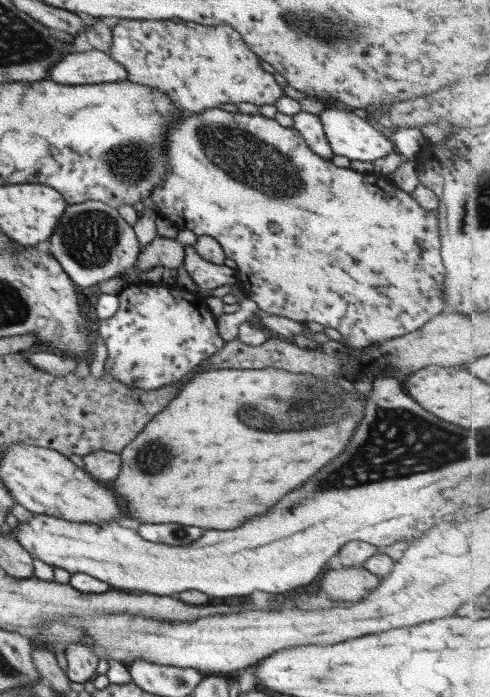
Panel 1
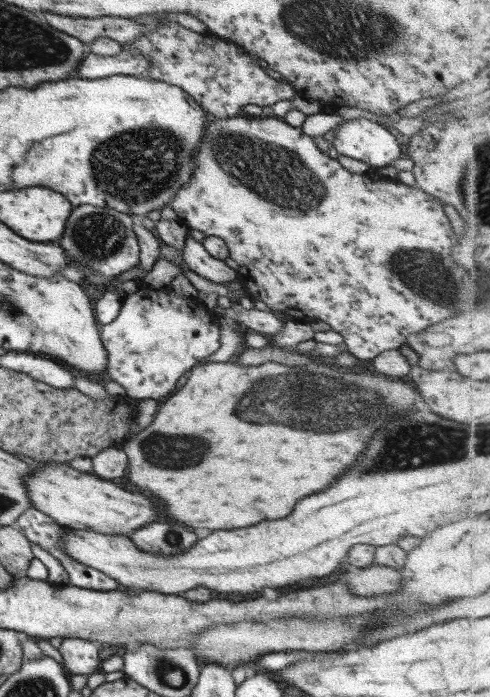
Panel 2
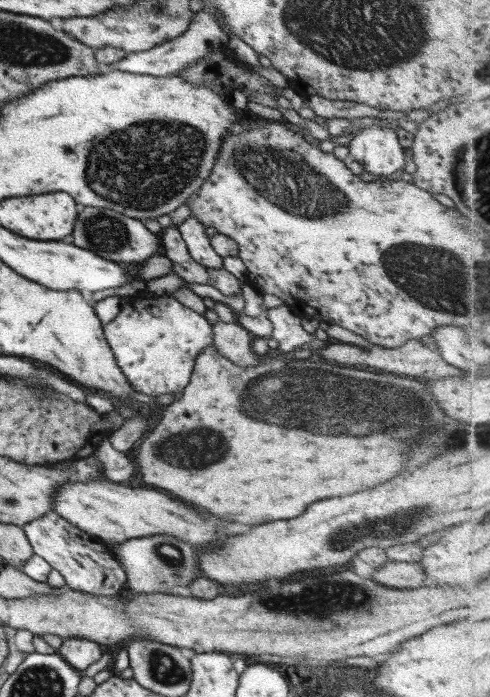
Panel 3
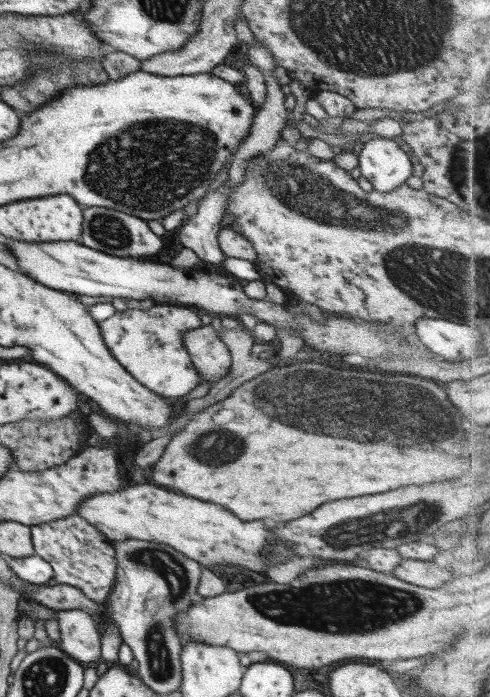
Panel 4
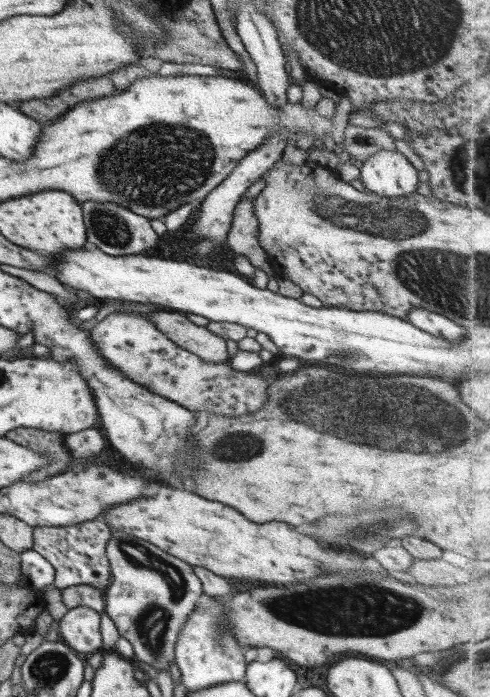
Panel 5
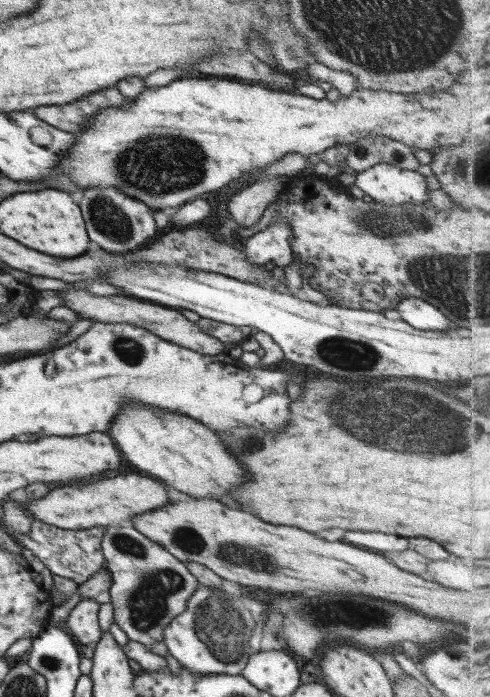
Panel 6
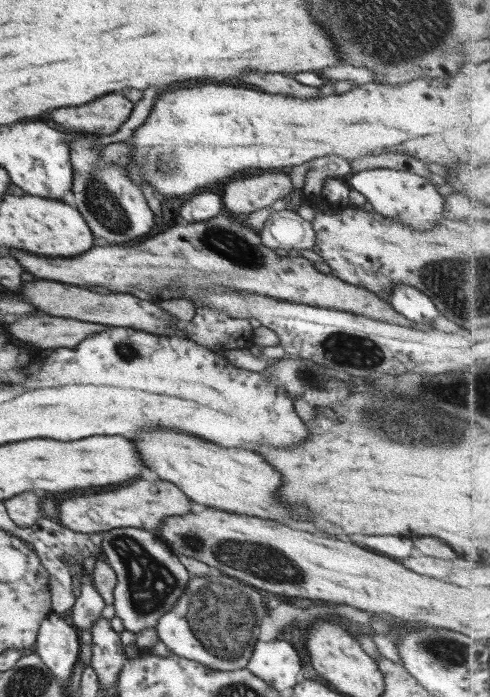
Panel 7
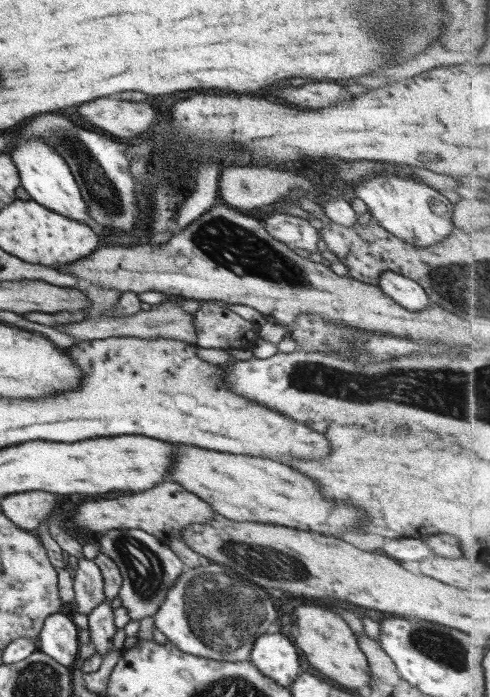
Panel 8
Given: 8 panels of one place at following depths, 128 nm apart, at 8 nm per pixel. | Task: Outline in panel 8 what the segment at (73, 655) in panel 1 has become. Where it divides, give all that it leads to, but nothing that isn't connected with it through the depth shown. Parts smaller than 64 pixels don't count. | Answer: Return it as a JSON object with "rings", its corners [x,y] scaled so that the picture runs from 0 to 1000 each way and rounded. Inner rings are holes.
{"rings":[[[151,803],[155,822],[149,829],[151,862],[159,877],[182,882],[192,871],[212,864],[212,828],[190,803]]]}

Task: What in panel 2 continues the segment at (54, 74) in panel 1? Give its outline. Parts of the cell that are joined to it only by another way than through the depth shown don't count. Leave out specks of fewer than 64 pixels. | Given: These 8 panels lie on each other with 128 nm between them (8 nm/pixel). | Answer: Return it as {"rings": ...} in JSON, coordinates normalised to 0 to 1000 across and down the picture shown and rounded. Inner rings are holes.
{"rings":[[[249,75],[239,80],[200,80],[190,76],[171,79],[163,96],[147,112],[200,115],[220,109],[296,109],[306,89],[294,80]]]}

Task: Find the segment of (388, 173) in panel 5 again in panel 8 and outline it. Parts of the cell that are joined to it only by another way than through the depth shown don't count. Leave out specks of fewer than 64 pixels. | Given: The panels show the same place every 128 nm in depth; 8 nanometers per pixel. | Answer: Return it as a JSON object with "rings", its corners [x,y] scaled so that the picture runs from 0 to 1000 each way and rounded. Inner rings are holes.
{"rings":[[[776,250],[727,265],[727,281],[743,287],[761,319],[808,341],[849,353],[888,353],[929,326],[924,320],[927,280],[871,267],[847,254]]]}

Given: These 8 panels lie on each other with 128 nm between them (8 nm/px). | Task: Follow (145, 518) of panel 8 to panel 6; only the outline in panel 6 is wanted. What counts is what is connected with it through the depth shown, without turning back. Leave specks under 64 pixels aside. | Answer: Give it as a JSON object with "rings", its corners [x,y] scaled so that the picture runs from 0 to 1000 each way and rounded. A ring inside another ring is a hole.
{"rings":[[[261,680],[241,686],[212,686],[204,692],[114,699],[84,716],[57,719],[55,733],[69,746],[131,760],[167,760],[194,756],[220,758],[227,752],[265,749],[278,737],[310,735],[349,720],[331,690],[318,692],[298,683]]]}

